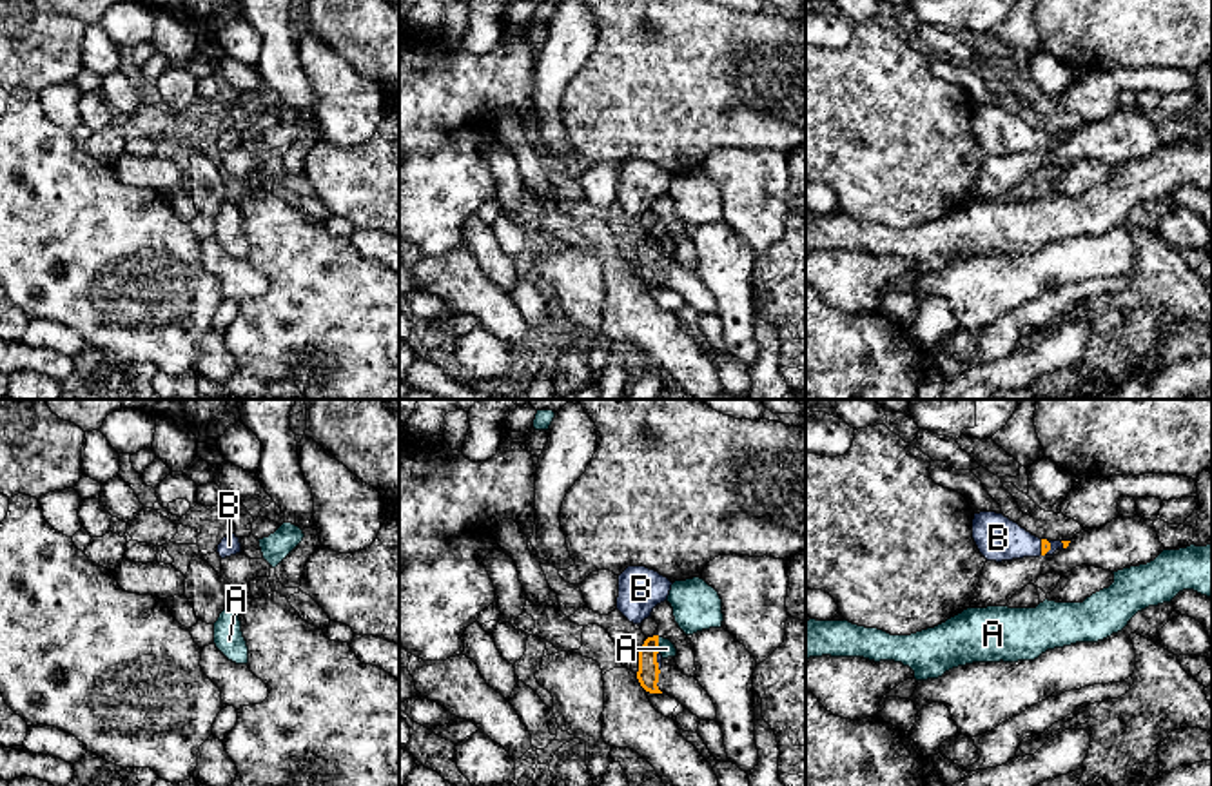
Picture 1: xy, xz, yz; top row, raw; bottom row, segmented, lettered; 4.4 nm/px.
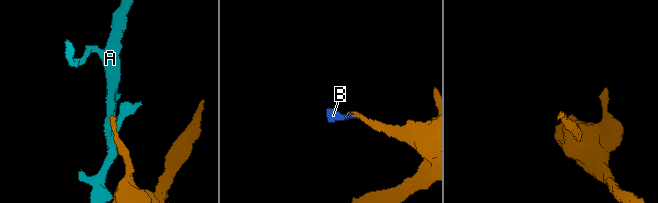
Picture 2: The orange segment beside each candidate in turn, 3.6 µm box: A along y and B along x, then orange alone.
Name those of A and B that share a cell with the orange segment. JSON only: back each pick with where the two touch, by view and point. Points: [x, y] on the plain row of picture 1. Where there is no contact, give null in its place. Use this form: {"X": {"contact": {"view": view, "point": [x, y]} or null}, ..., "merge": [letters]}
{"B": {"contact": {"view": "yz", "point": [1042, 142]}}, "merge": ["B"]}

